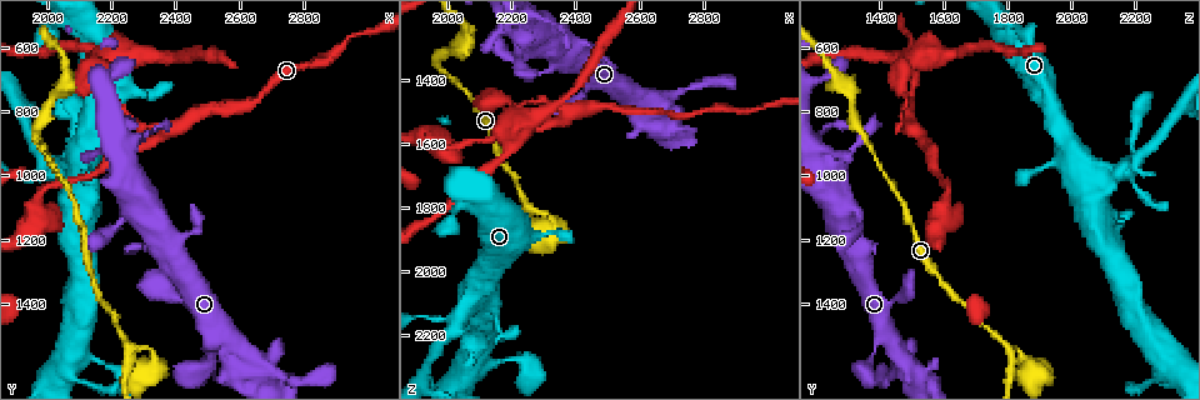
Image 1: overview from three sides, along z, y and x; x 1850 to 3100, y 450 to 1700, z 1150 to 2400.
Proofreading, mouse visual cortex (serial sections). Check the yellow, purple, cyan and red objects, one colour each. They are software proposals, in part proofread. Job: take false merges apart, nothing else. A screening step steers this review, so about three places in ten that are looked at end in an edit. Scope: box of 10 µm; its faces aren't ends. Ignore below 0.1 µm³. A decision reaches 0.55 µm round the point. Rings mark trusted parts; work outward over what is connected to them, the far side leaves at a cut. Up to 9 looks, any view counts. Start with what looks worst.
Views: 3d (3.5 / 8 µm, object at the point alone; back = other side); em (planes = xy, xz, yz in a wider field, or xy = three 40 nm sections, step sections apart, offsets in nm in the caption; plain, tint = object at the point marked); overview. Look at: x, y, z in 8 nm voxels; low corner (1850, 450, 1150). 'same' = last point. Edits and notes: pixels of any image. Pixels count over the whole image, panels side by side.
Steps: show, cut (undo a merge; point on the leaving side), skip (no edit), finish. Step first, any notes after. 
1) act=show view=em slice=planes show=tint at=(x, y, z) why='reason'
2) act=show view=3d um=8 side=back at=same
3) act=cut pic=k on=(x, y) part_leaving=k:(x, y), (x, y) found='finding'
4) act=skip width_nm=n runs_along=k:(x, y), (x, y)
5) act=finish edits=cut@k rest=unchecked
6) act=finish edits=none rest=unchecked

act=show view=3d um=8 at=(2370, 850, 1490) why='arms part here'

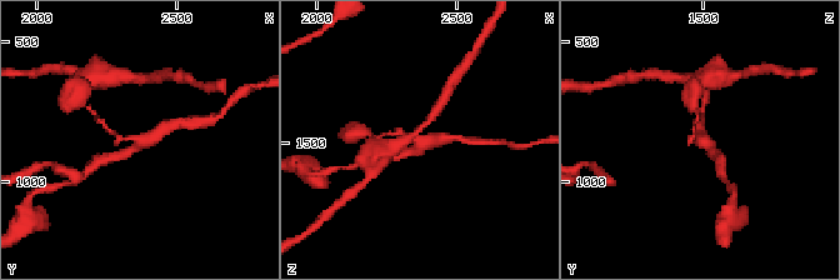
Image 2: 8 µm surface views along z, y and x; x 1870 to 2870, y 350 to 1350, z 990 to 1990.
act=show view=em slice=xy step=5 show=tint at=same arms=3 arm_widths_nm=150,250,300

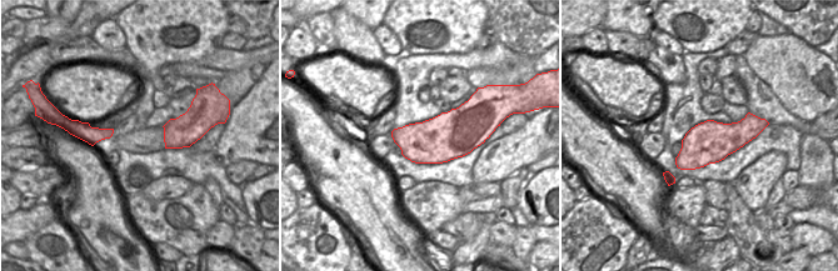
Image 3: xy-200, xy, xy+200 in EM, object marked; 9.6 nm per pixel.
act=skip runs_along=2:(453, 138), (421, 141), (390, 131) found='one cell here'

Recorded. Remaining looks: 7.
act=show view=3d um=3.5 at=(2250, 1530, 1790) why='three-way junction'

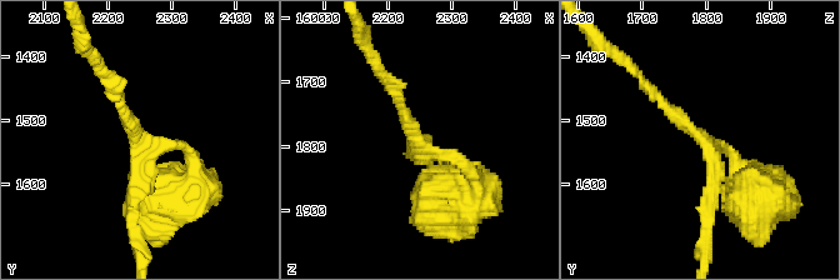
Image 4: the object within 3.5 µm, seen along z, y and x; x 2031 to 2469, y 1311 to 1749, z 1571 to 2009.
act=show view=em slice=xy step=2 show=tint at=(2240, 1530, 1795) why='now the EM'

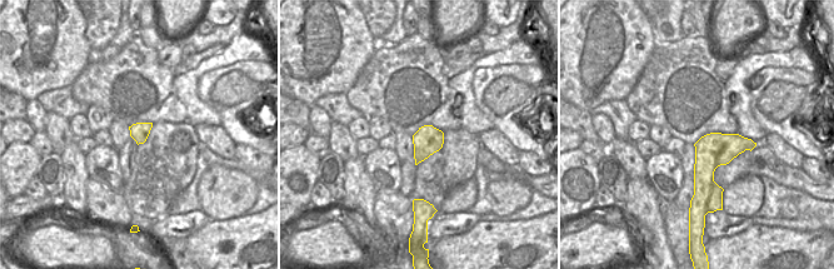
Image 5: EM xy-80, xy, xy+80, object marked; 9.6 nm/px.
act=skip arms=3 arm_widths_nm=150,150,200 runs_along=4:(644, 84), (724, 145), (736, 169) found='all the same cell'

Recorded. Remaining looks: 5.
act=show view=3d um=3.5 at=(2160, 690, 1450) why='abrupt turn'

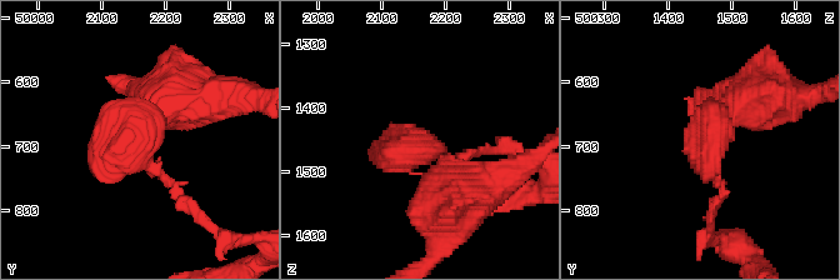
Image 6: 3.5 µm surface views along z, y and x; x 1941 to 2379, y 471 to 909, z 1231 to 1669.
act=cut pic=6 on=(194, 119) part_leaving=6:(161, 106), (174, 99), (261, 99) found='a second cell is stuck on'

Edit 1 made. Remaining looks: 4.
act=show view=3d um=8 at=(2010, 970, 2180) why='four or more arms meet'

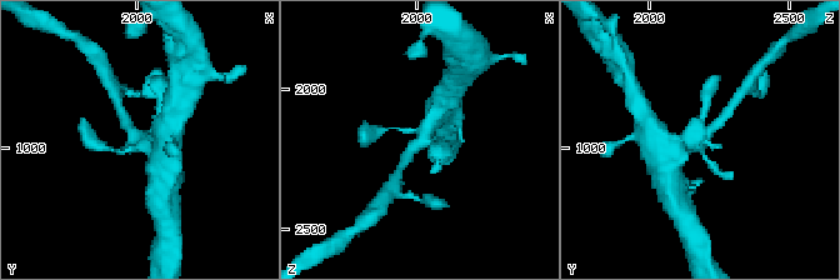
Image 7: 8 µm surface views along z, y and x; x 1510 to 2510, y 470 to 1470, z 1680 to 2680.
act=show view=em slice=planes show=tint at=same why='now the EM'

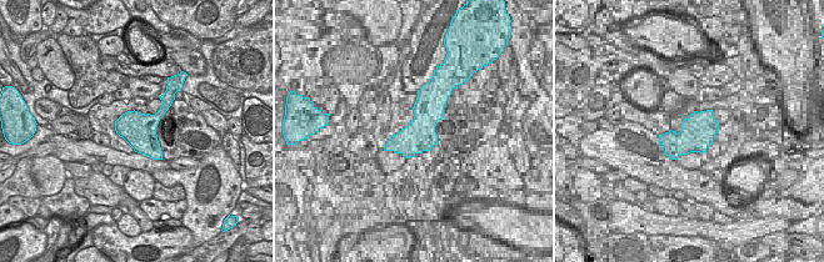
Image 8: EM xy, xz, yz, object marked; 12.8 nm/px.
act=skip found='all the same cell'

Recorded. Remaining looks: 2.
act=finish edits=cut@6 rest=unchecked

